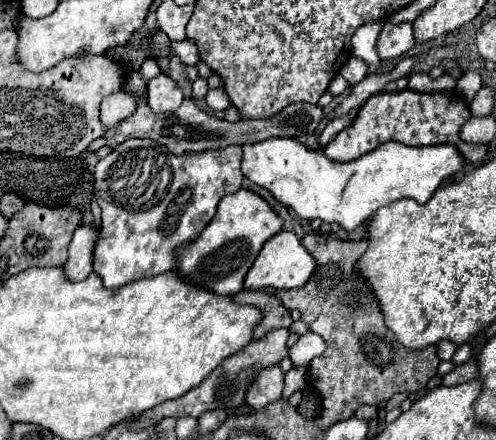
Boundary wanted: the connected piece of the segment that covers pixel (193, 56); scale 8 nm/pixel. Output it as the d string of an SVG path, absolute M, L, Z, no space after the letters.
M184 39L184 41L172 41L172 51L186 65L196 65L200 61L200 55L198 55L196 45L192 41L188 41L188 39Z

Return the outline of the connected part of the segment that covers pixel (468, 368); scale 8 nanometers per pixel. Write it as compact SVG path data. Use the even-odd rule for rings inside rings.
M474 359L466 361L464 365L458 365L454 367L448 375L442 377L442 385L458 385L458 383L464 383L472 379L477 379L479 376L478 366Z

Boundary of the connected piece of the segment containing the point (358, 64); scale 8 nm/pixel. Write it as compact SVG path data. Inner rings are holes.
M350 57L348 61L346 61L346 65L338 71L342 77L346 77L348 79L348 83L354 87L356 83L360 83L366 75L368 75L368 65L362 61L362 59L358 59L358 57Z

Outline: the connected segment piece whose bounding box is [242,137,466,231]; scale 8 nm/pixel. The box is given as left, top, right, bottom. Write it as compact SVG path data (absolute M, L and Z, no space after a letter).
M270 137L260 143L244 143L242 145L242 173L252 183L268 189L282 205L290 207L302 219L322 219L326 223L338 223L340 227L352 231L360 223L364 223L376 209L390 205L400 199L414 199L416 203L426 203L432 193L440 187L444 179L458 173L466 161L460 161L460 153L452 145L432 145L432 147L408 147L402 143L384 143L372 153L358 157L348 163L332 161L324 155L324 151L312 151L302 141L292 137Z

